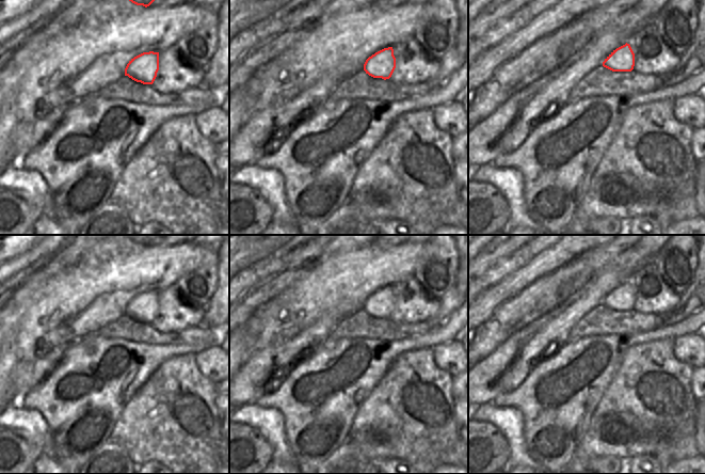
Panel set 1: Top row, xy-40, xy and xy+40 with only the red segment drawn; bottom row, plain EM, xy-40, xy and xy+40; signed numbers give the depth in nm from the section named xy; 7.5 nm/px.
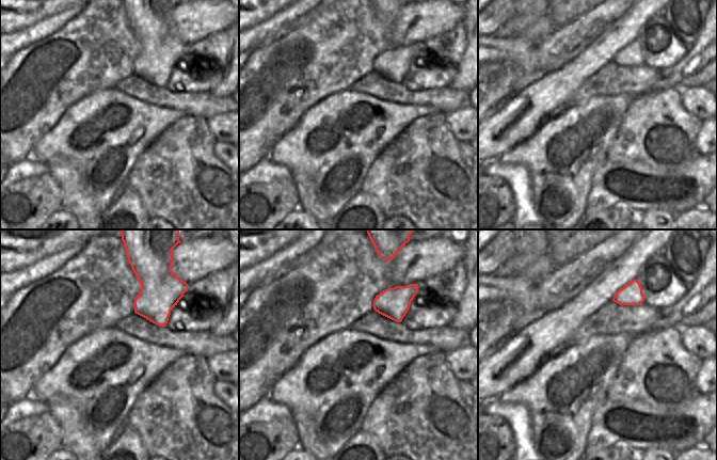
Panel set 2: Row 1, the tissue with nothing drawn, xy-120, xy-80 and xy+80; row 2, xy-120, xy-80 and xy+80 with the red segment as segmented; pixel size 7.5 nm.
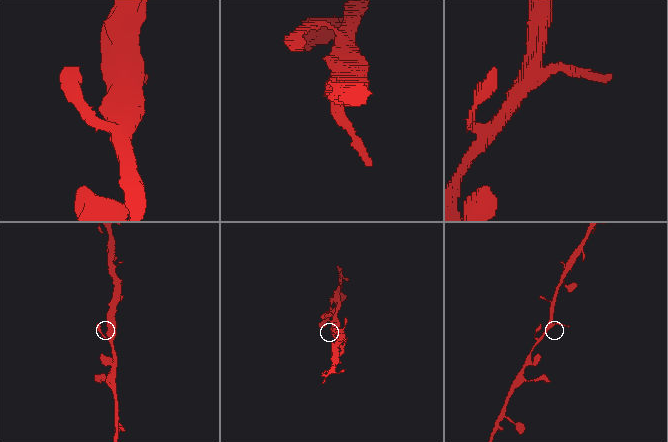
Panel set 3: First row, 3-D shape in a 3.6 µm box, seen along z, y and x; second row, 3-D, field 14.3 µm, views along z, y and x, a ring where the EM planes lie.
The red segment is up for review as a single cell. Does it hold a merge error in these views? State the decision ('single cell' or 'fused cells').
single cell

